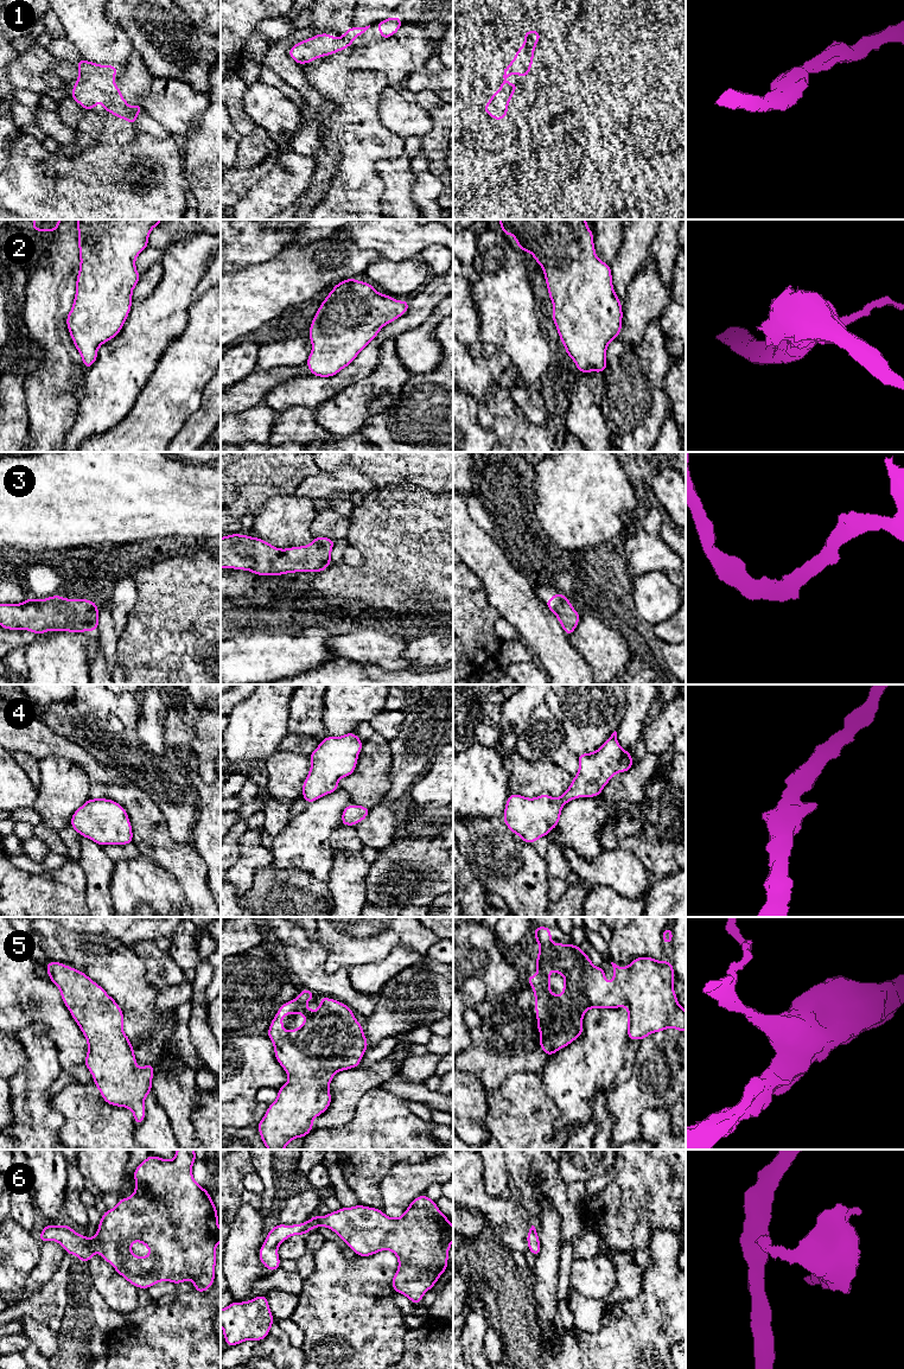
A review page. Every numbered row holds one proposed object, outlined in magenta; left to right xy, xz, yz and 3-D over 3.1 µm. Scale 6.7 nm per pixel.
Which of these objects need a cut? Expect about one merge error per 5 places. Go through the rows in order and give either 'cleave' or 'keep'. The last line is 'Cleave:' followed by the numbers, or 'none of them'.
1: keep
2: keep
3: keep
4: keep
5: keep
6: keep
Cleave: none of them

